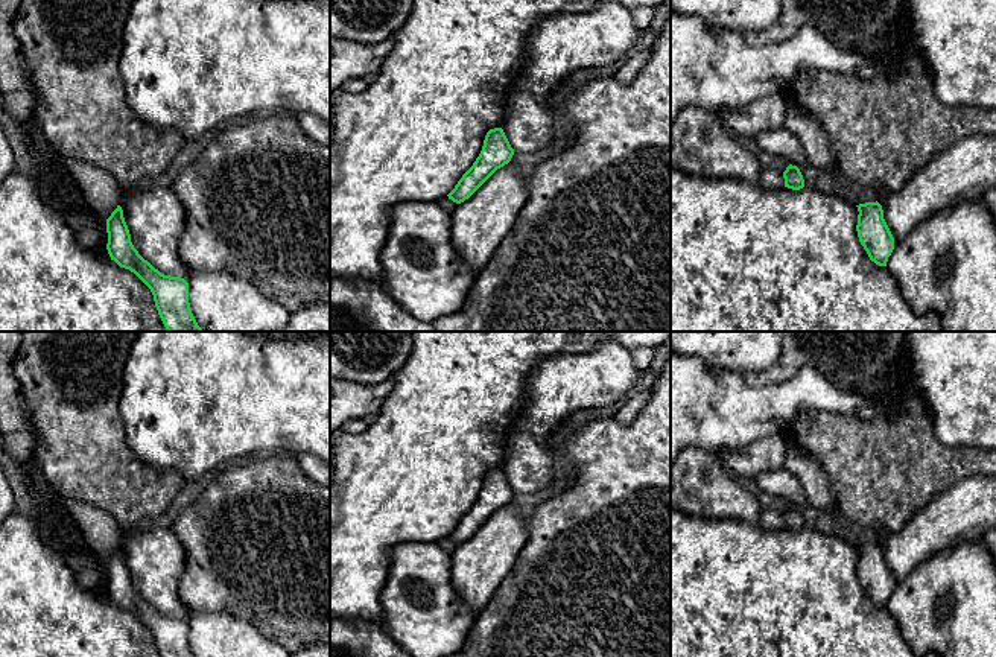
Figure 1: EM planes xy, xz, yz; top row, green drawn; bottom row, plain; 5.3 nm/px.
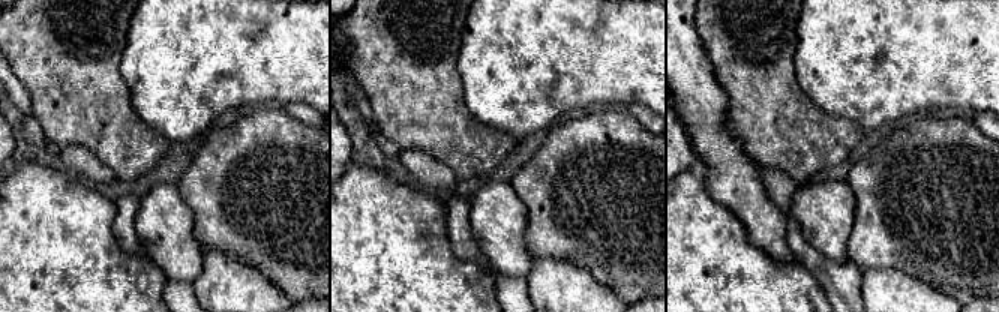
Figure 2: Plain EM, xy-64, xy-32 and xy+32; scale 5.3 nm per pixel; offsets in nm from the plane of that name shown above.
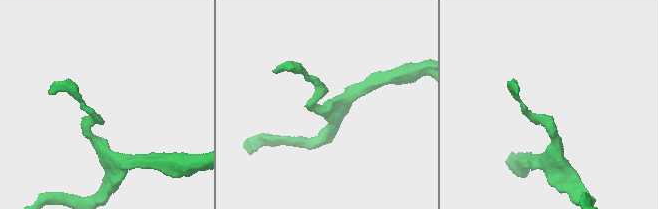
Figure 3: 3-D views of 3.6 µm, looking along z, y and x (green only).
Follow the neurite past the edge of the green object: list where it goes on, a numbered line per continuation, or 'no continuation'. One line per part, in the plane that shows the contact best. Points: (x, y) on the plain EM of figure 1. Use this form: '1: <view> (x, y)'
no continuation

